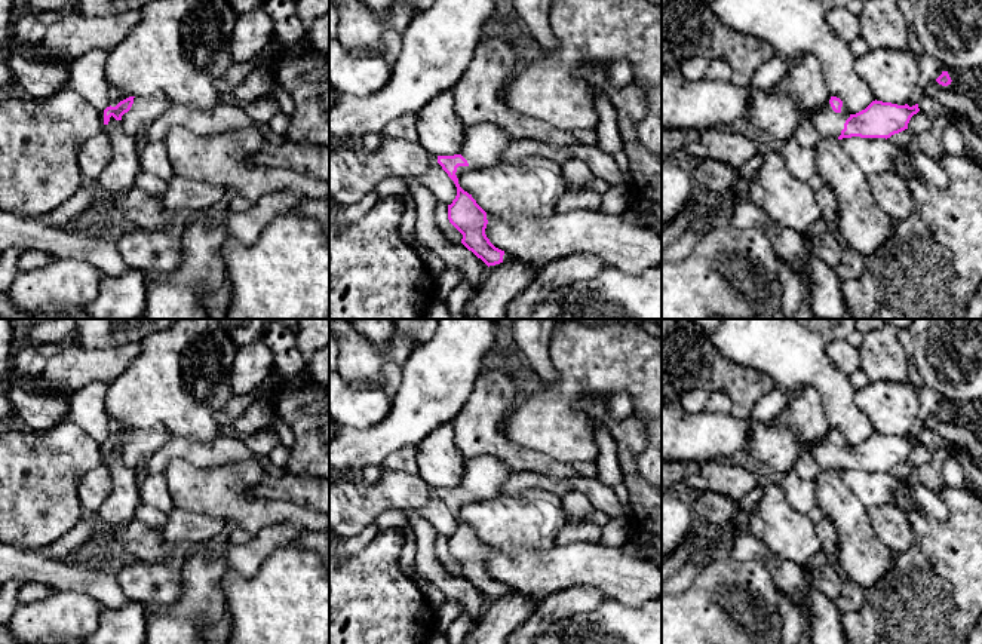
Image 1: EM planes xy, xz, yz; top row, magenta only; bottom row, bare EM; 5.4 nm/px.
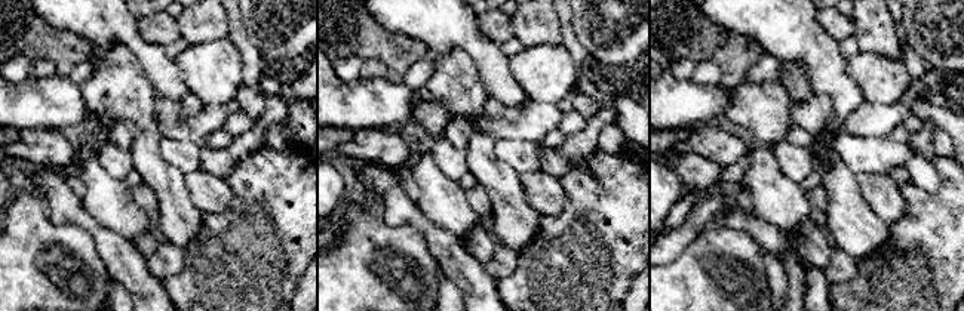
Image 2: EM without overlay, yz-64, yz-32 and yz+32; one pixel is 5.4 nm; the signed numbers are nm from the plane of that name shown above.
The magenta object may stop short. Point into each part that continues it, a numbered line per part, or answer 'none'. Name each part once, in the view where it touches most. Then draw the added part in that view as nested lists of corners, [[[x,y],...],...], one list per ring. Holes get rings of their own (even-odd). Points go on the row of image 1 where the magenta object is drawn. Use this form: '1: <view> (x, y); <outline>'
1: xz (484, 144); [[[476,125],[466,128],[460,154],[467,166],[457,168],[457,178],[469,169],[497,165],[501,153],[512,144],[512,138],[497,125]]]

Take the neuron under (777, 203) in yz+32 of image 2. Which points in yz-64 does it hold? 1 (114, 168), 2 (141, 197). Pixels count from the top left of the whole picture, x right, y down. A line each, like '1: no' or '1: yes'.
1: no
2: no

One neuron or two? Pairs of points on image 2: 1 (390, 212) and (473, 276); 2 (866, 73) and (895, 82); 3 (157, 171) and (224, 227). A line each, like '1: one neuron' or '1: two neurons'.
1: one neuron
2: one neuron
3: two neurons

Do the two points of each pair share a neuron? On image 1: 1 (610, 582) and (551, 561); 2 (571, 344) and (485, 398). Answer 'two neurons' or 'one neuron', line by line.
1: one neuron
2: two neurons

